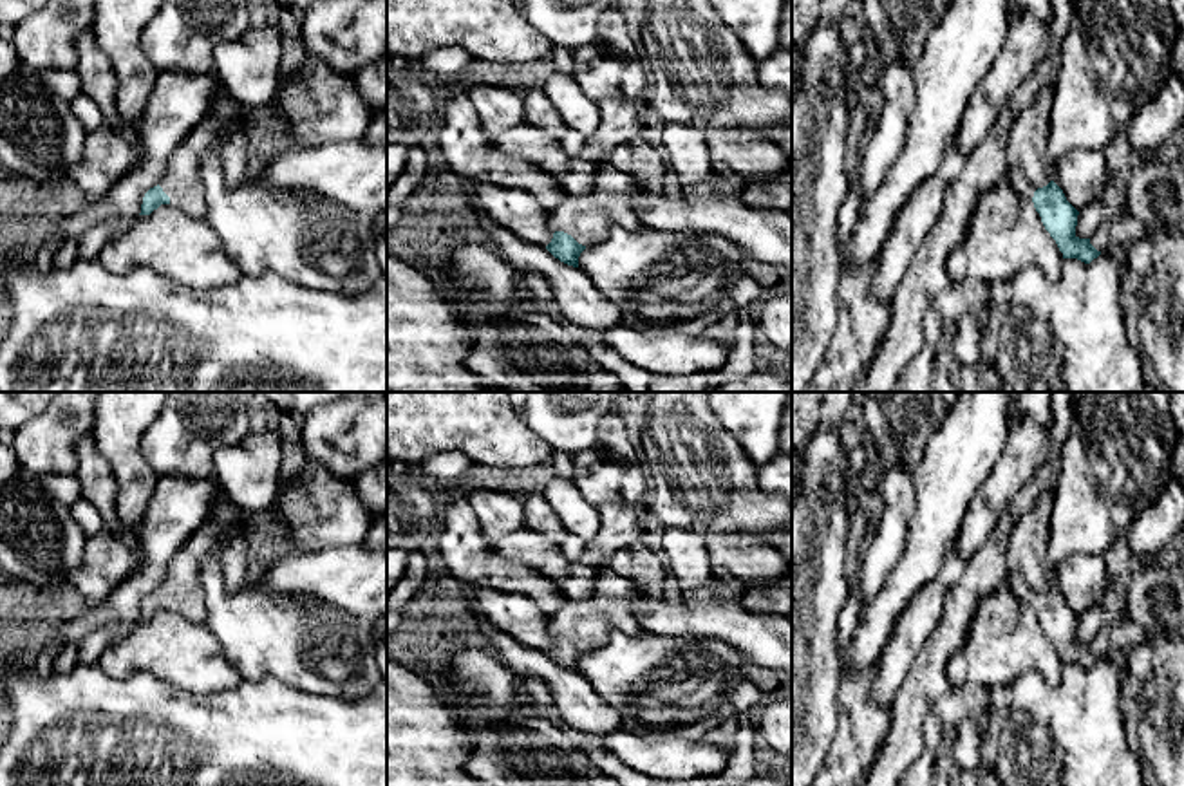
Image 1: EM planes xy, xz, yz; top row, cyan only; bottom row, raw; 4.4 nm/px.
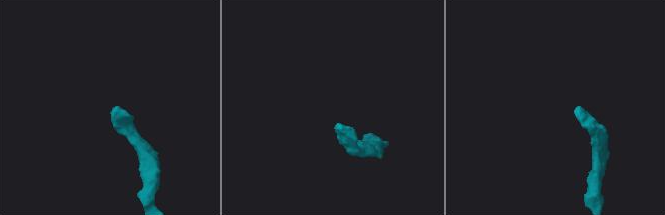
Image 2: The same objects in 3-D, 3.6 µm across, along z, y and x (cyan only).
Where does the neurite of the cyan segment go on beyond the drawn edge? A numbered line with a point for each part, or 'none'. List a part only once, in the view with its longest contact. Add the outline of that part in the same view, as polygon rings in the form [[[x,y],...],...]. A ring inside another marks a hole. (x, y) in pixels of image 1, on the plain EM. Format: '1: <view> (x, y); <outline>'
1: xz (588, 624); [[[598,569],[593,594],[582,602],[568,602],[551,620],[555,636],[571,640],[591,652],[607,643],[613,631],[640,634],[644,627],[636,614],[640,585],[609,569]]]

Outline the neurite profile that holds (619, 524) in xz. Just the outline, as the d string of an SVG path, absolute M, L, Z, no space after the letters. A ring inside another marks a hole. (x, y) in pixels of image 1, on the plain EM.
M606 504L598 510L600 529L587 540L580 564L606 569L607 558L633 544L640 544L642 515L636 506Z

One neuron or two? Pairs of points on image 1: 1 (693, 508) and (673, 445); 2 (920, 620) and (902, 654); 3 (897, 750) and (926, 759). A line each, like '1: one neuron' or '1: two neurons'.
1: one neuron
2: one neuron
3: two neurons

